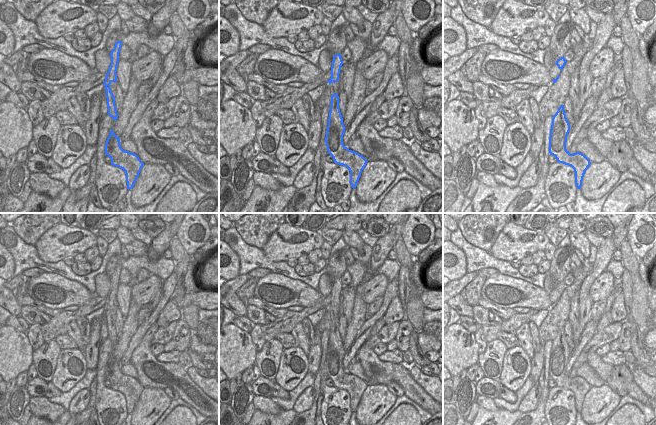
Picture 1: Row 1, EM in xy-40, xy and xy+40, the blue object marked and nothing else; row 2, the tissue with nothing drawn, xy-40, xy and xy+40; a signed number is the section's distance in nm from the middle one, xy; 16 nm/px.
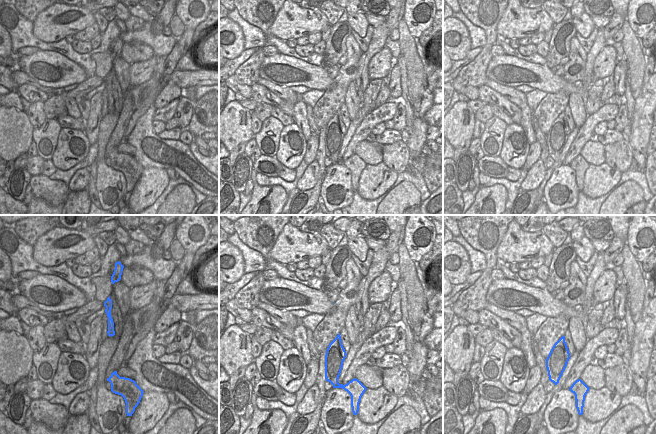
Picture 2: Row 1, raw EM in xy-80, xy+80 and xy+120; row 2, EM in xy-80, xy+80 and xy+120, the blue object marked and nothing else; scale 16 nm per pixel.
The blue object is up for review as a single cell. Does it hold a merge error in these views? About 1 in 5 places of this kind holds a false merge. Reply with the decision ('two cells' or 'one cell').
one cell

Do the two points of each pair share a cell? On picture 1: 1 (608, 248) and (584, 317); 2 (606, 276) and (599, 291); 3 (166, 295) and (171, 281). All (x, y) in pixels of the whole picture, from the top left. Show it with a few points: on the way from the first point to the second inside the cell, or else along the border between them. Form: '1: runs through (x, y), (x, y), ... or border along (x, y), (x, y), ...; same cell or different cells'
1: runs through (600, 265), (585, 286), (585, 300); same cell
2: runs through (606, 280), (602, 287); same cell
3: runs through (167, 292), (169, 284); same cell

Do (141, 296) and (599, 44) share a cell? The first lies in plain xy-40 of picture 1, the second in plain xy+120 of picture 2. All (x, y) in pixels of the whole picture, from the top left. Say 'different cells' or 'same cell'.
different cells

